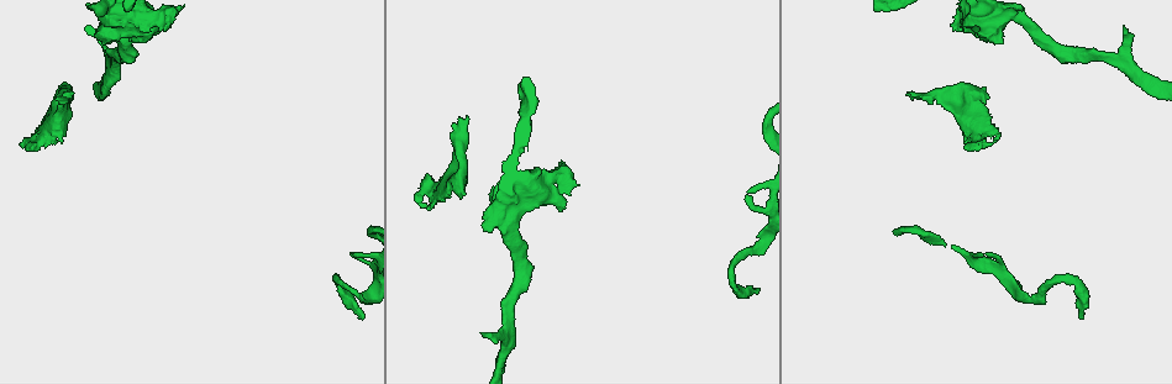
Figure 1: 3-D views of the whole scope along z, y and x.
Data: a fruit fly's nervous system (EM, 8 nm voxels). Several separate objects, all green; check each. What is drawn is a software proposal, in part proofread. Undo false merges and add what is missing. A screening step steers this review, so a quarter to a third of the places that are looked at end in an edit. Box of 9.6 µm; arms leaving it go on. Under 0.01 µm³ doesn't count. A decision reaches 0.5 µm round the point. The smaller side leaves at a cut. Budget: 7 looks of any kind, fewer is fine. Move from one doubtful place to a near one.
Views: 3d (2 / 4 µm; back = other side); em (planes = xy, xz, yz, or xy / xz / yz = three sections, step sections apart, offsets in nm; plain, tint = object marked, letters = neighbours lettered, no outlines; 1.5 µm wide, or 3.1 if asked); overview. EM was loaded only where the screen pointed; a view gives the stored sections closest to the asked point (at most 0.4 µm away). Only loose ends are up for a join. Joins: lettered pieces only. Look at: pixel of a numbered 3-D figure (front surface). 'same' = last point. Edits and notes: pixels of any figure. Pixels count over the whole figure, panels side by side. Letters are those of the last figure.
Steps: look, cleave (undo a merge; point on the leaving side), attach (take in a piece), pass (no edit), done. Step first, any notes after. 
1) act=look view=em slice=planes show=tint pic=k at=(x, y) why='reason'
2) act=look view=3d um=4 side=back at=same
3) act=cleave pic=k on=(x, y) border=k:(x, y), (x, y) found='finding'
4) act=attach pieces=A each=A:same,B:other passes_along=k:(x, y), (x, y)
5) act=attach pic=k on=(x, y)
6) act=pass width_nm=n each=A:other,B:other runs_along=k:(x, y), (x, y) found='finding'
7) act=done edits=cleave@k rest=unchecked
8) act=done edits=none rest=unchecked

act=look view=3d um=2 pic=1 at=(162, 30) why='branch stops here'

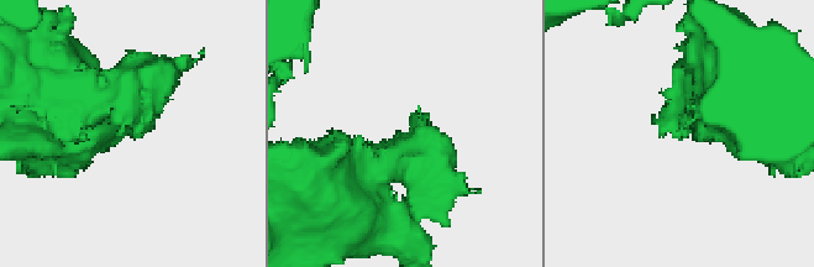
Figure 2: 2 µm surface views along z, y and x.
act=look view=em slice=planes show=tint pic=2 at=(135, 138) why='shape alone is not enough'

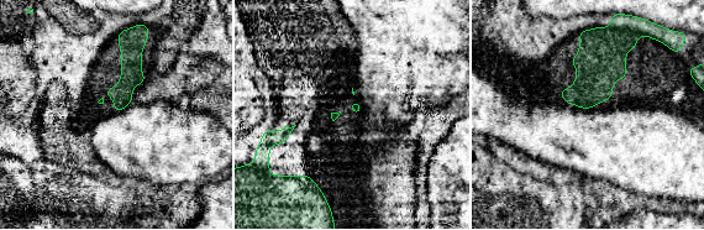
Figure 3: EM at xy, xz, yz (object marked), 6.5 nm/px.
act=look view=em slice=planes show=letters at=same

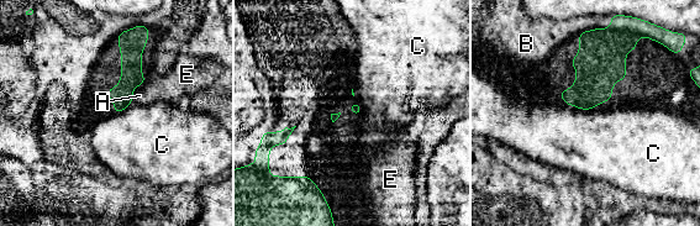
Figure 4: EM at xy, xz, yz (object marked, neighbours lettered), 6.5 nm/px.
act=pass longest_contact=C:160nm each=A:other,B:other,C:other,E:other border=4:(132, 100), (124, 109), (114, 114) found='none of them fits'

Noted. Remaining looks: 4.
act=look view=em slice=xz step=8 show=tint pic=1 at=(509, 326) why='branch point'

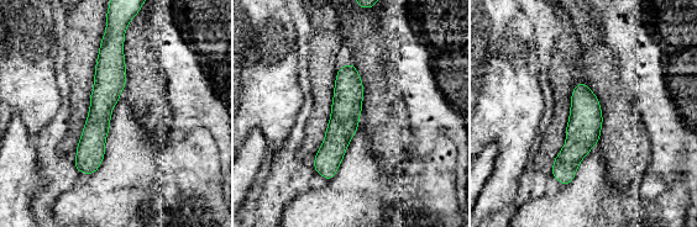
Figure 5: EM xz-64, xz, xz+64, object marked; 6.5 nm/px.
act=look view=em slice=planes show=tint at=same

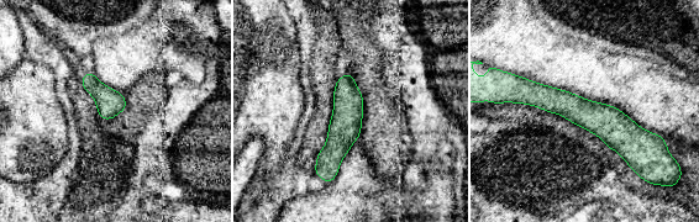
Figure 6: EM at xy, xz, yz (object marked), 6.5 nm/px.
act=look view=em slice=planes show=letters at=same why='what lies round it'

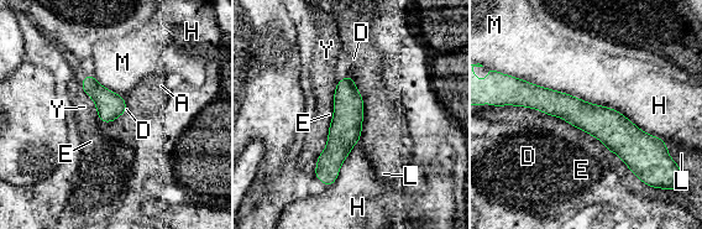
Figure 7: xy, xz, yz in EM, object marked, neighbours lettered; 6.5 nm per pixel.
act=pass width_nm=200 each=A:other,D:other,E:other,H:other,L:other,M:other,Y:other border=7:(512, 76), (611, 108) found='continuous, no second cell'

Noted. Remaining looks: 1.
act=done edits=none rest=unchecked

